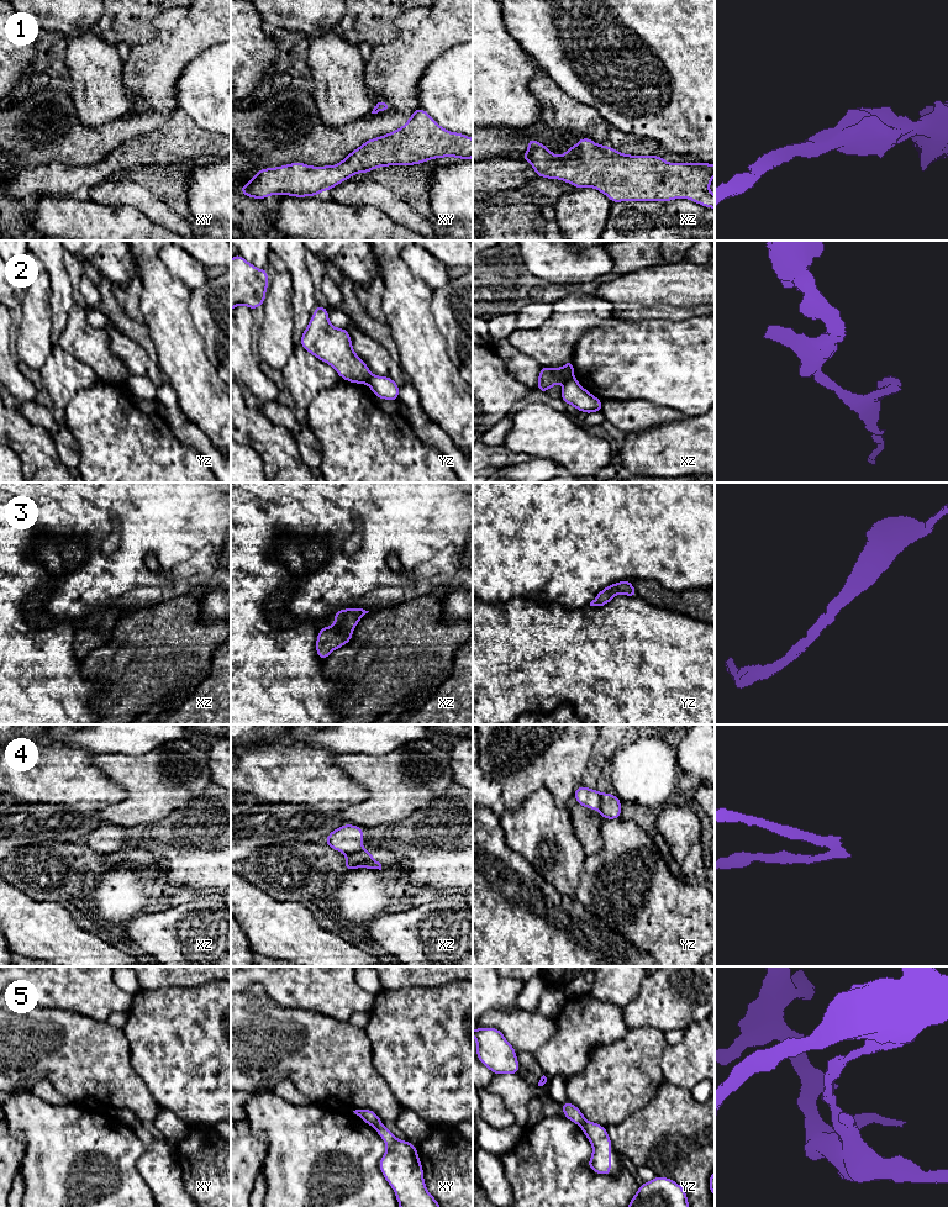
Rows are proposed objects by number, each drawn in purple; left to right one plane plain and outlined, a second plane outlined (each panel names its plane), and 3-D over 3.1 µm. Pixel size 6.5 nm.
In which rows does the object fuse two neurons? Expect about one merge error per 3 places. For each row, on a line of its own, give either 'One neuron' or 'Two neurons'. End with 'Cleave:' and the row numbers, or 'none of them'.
1: One neuron
2: Two neurons
3: One neuron
4: Two neurons
5: Two neurons
Cleave: 2, 4, 5

